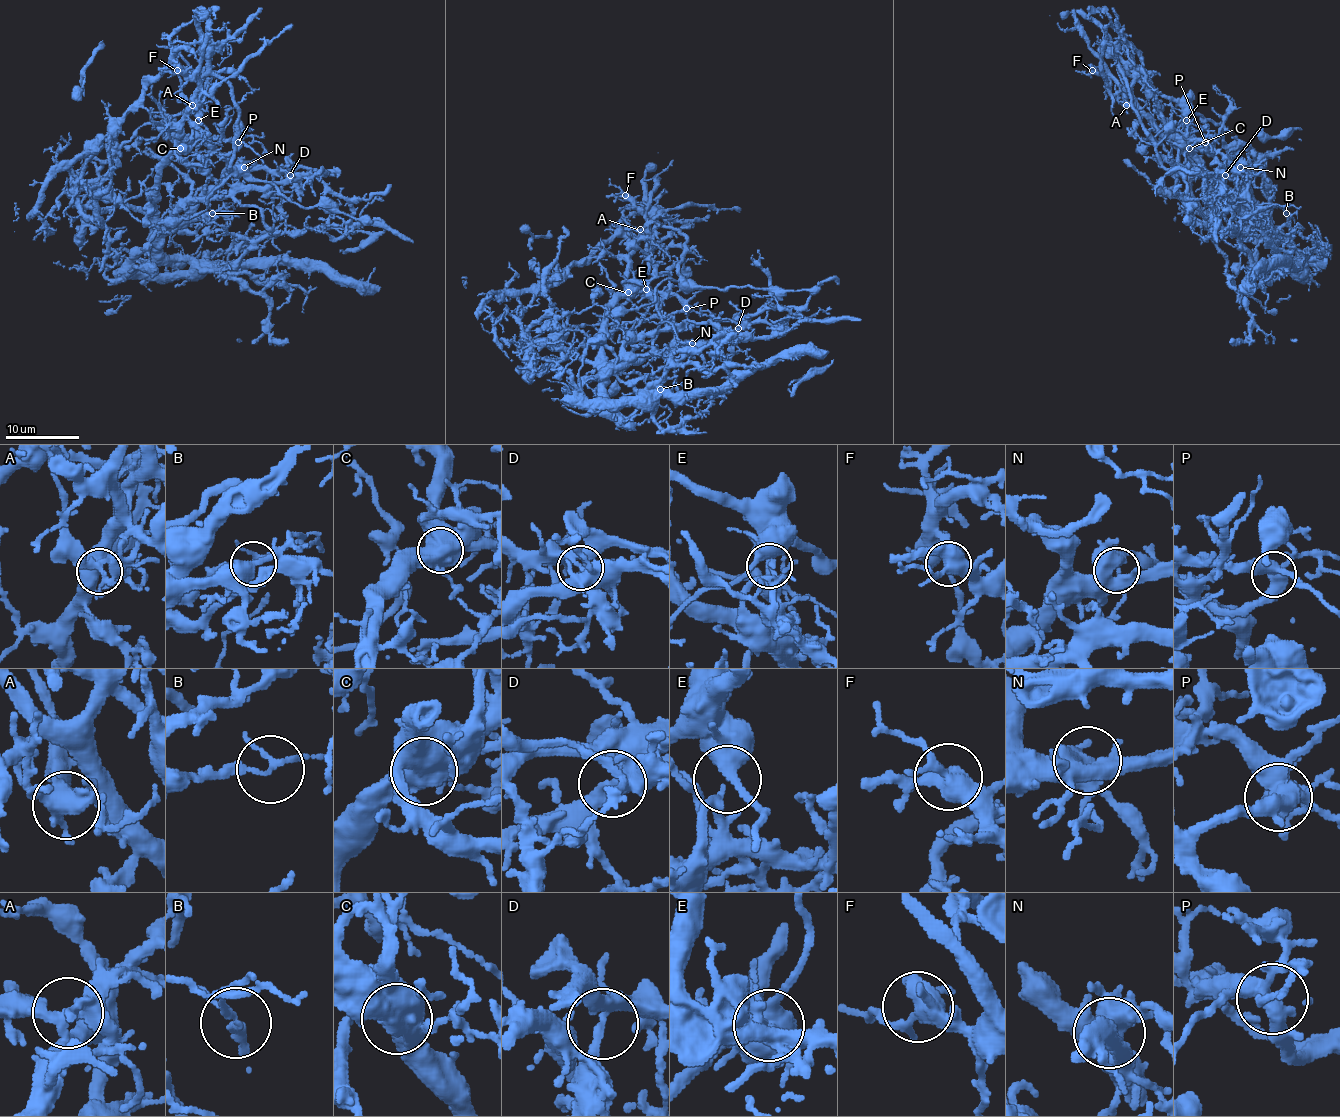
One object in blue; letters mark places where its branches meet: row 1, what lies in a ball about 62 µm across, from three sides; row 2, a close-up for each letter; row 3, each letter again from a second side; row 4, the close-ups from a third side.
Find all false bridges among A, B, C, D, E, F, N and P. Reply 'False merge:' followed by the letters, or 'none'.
False merge: A, B, C, D, E, P

